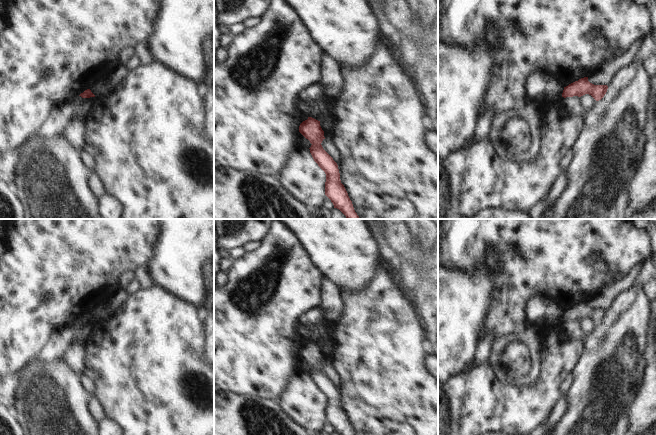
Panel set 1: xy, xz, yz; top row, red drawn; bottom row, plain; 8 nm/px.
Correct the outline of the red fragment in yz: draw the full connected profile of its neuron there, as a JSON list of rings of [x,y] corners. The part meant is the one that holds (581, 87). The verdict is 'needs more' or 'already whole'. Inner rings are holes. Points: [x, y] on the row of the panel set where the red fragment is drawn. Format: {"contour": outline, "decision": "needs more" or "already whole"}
{"contour": [[[584,77],[564,87],[562,97],[581,97],[585,94],[589,94],[596,101],[599,101],[604,97],[607,89],[607,85],[594,85],[588,81],[588,77]]], "decision": "already whole"}

